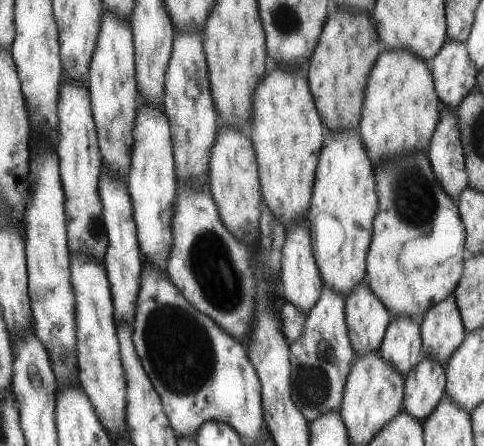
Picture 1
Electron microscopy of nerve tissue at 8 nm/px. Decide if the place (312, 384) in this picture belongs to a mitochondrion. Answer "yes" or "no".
yes

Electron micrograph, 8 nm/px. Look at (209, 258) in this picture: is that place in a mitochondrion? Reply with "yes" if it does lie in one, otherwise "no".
yes

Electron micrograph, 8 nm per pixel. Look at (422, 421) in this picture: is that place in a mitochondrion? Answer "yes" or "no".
no

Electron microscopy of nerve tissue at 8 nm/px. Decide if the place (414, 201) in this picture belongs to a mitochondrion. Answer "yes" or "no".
yes

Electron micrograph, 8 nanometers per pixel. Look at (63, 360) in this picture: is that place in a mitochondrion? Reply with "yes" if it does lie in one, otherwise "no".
yes

